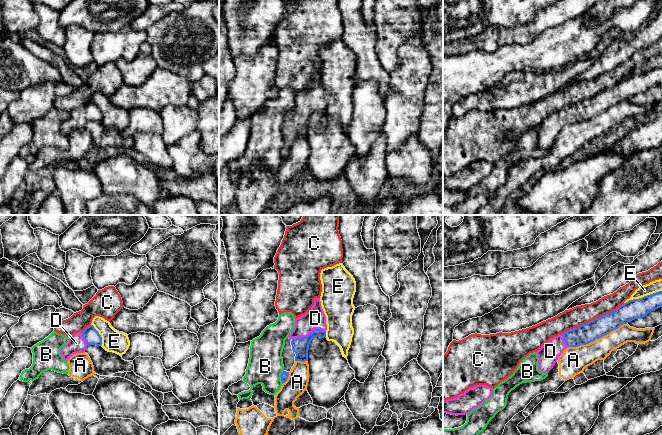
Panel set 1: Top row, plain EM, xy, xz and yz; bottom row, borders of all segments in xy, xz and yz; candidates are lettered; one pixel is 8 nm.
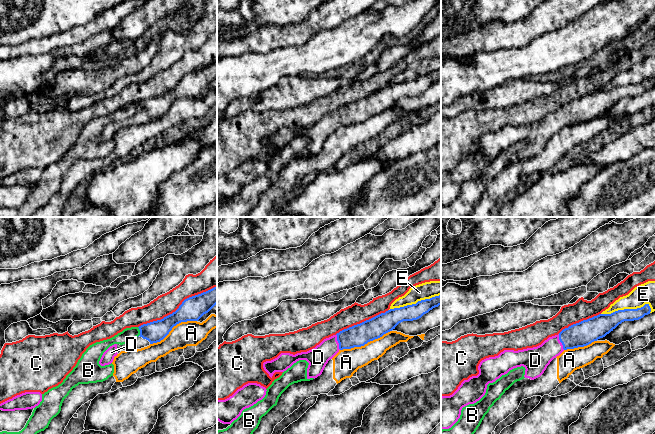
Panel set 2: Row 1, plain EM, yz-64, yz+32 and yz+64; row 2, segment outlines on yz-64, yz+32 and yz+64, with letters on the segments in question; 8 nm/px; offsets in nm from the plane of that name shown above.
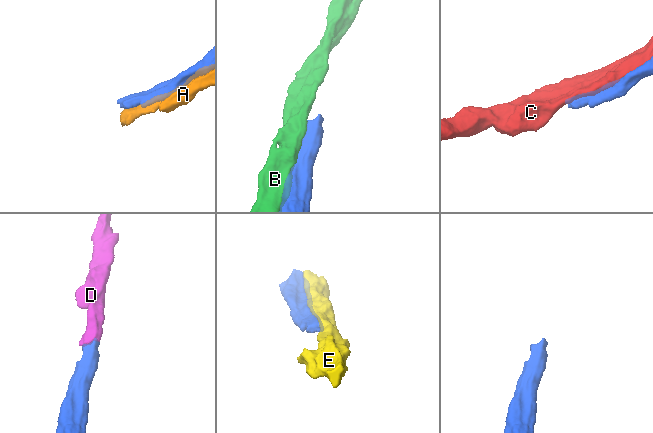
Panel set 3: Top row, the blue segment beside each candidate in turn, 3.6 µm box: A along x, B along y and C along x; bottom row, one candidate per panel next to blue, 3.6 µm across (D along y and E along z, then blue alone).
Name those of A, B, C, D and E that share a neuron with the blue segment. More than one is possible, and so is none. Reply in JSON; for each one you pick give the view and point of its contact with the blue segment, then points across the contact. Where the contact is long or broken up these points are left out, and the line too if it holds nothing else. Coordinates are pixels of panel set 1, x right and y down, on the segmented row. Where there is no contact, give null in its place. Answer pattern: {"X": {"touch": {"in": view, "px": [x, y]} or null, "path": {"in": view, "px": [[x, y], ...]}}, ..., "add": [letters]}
{"D": {"touch": {"in": "xz", "px": [309, 334]}, "path": {"in": "xz", "px": [[300, 346], [300, 343], [309, 334], [309, 327], [315, 318]]}}, "add": ["D"]}

